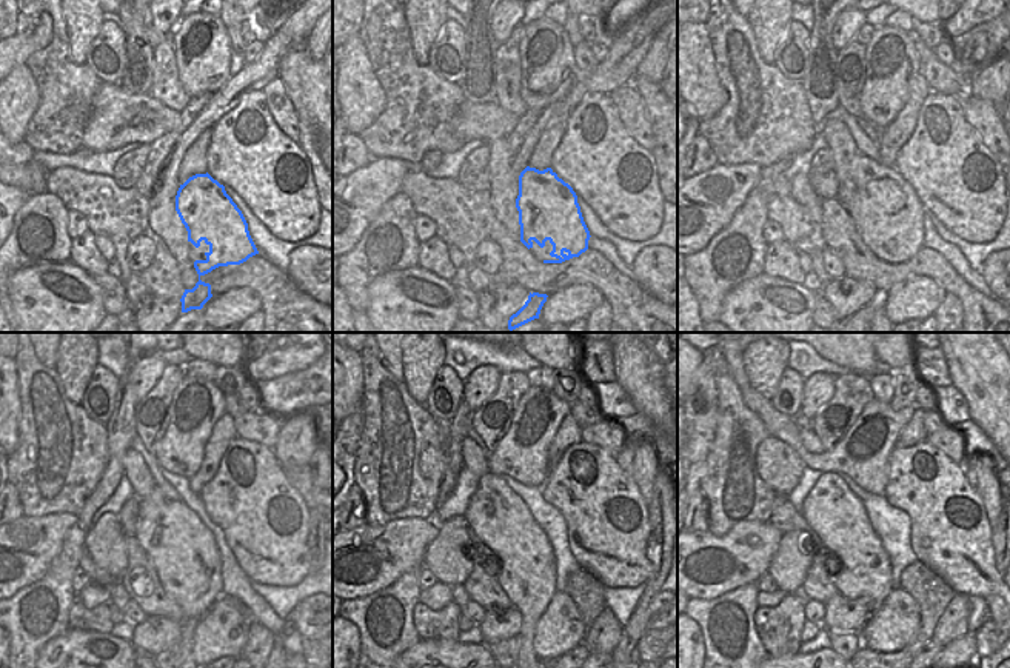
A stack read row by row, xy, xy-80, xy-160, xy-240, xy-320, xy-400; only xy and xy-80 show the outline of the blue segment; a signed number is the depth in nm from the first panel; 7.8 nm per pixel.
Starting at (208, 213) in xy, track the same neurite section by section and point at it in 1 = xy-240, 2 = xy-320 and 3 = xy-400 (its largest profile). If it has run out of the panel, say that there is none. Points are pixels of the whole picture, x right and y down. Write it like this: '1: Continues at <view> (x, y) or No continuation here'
1: Continues at xy-240 (183, 553)
2: Continues at xy-320 (499, 517)
3: Continues at xy-400 (833, 513).

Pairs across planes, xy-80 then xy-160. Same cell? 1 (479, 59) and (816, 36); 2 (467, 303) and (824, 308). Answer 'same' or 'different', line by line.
1: same
2: same

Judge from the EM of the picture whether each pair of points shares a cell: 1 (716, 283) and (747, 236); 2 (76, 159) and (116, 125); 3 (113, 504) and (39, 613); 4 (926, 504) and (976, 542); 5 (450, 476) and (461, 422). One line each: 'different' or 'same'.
1: same
2: different
3: different
4: same
5: same

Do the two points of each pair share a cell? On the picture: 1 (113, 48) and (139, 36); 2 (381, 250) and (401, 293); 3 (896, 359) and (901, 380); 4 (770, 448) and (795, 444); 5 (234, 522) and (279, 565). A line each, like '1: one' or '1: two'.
1: two
2: two
3: two
4: two
5: one

